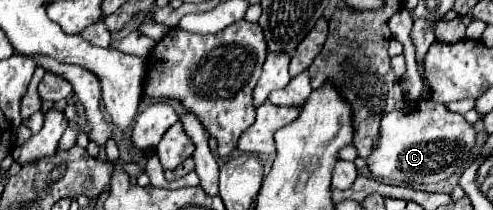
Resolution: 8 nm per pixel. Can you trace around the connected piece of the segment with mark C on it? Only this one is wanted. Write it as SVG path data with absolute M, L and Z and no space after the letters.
M422 98L406 104L404 110L394 110L382 118L380 140L366 162L370 172L382 180L432 184L464 170L464 166L472 162L470 150L474 144L476 132L462 114L450 112L446 106L436 104L430 98Z

